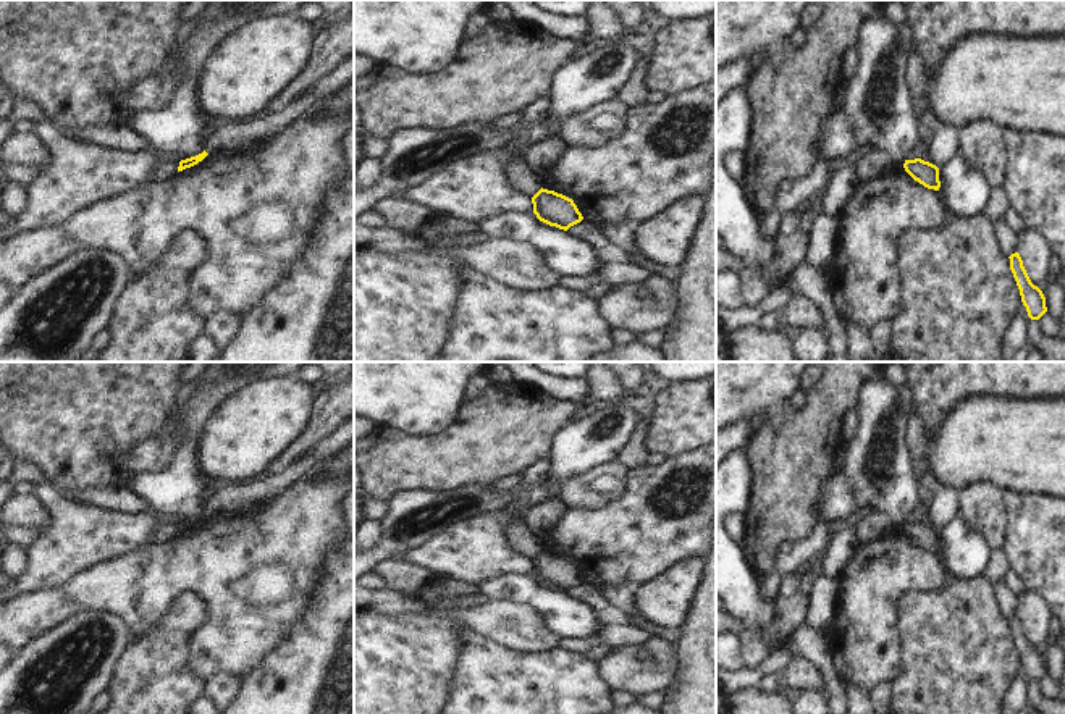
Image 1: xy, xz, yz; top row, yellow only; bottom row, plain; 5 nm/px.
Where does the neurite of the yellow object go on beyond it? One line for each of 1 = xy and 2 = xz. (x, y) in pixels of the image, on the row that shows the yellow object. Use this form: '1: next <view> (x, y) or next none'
1: next none
2: next none

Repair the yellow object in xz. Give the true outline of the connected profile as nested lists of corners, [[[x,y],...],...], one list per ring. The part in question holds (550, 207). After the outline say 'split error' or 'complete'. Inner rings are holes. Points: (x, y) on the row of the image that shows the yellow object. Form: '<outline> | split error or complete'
[[[541,187],[532,197],[532,204],[540,221],[564,231],[583,220],[574,200],[554,191]]] | complete

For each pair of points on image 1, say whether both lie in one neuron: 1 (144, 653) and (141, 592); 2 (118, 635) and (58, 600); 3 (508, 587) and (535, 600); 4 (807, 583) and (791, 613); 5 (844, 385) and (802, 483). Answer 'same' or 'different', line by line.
1: different
2: different
3: same
4: same
5: same

